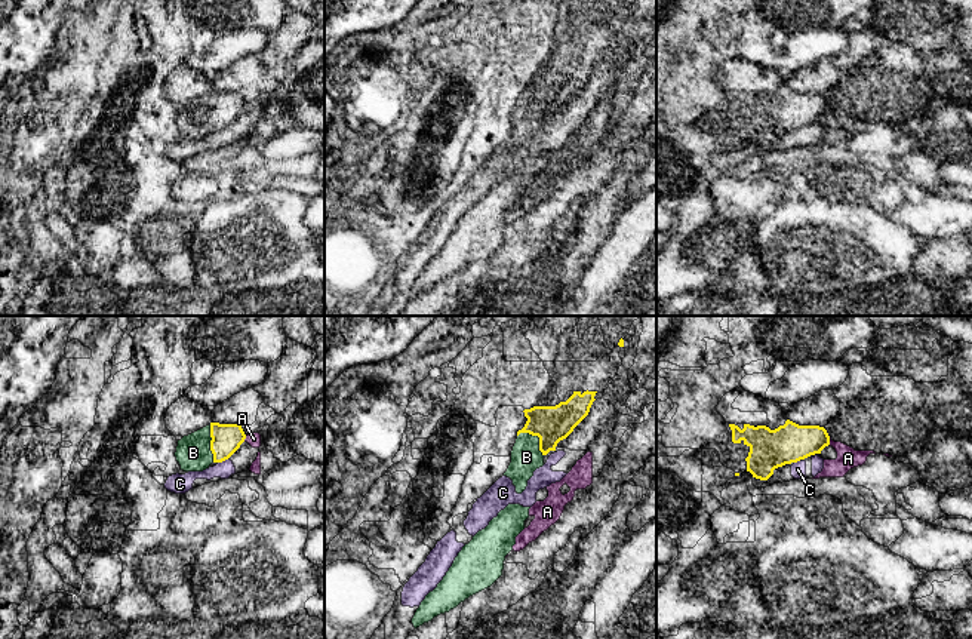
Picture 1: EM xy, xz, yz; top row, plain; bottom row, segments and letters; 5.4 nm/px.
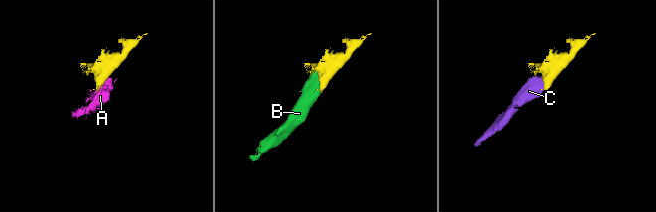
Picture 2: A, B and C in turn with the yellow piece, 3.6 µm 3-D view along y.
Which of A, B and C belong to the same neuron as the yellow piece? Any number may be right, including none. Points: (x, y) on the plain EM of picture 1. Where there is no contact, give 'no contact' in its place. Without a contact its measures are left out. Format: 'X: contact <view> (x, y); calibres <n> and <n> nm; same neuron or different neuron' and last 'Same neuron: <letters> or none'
A: contact yz (829, 108); calibres 220 and 120 nm; different neuron
B: contact xz (537, 103); calibres 200 and 160 nm; same neuron
C: contact xy (222, 128); calibres 160 and 100 nm; different neuron
Same neuron: B

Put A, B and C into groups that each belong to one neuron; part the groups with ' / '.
A / B / C

